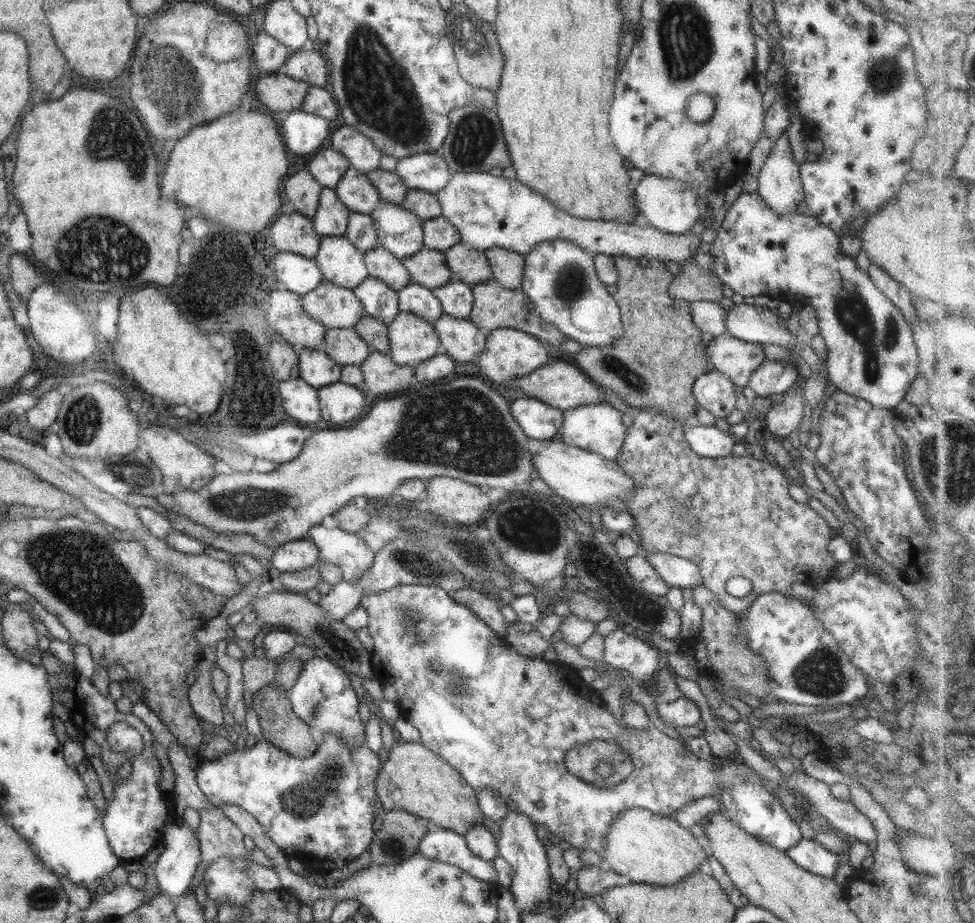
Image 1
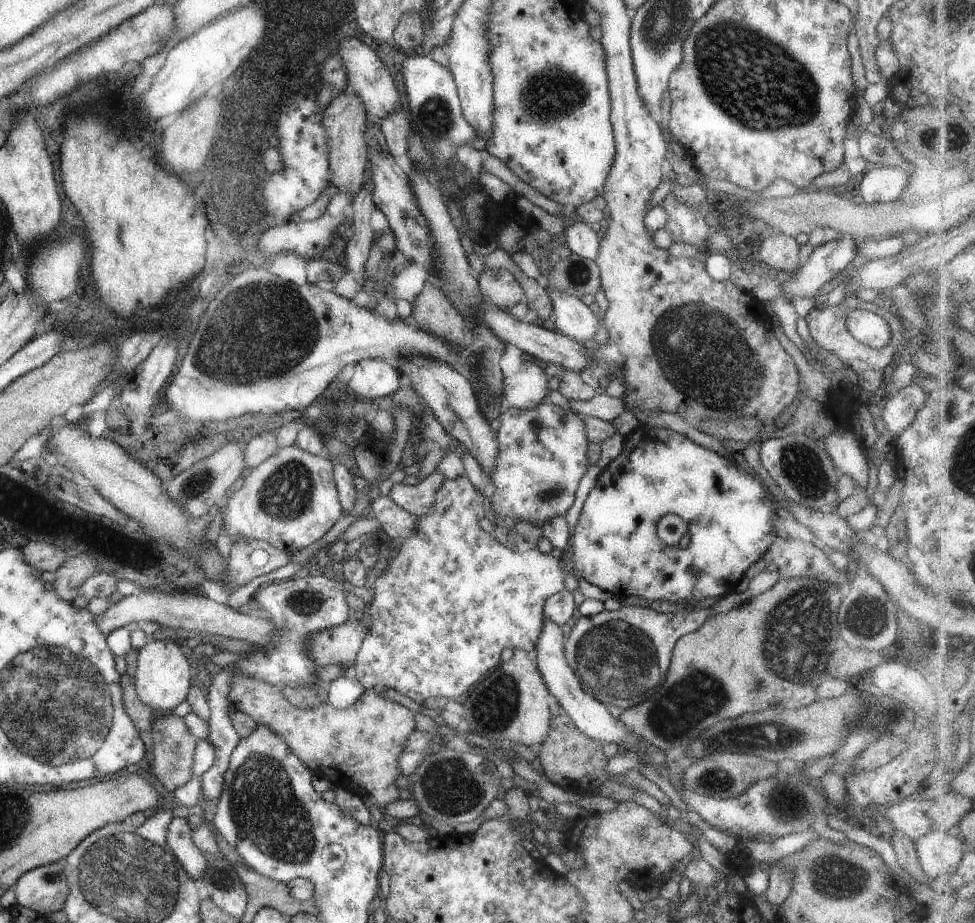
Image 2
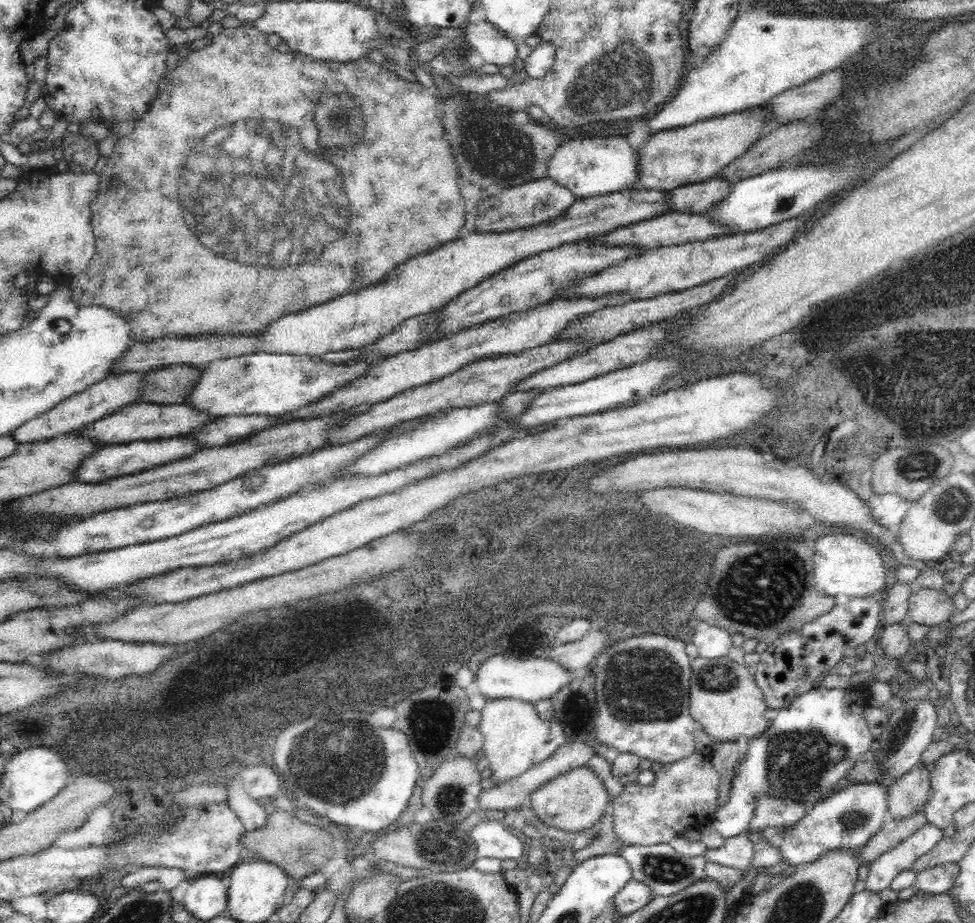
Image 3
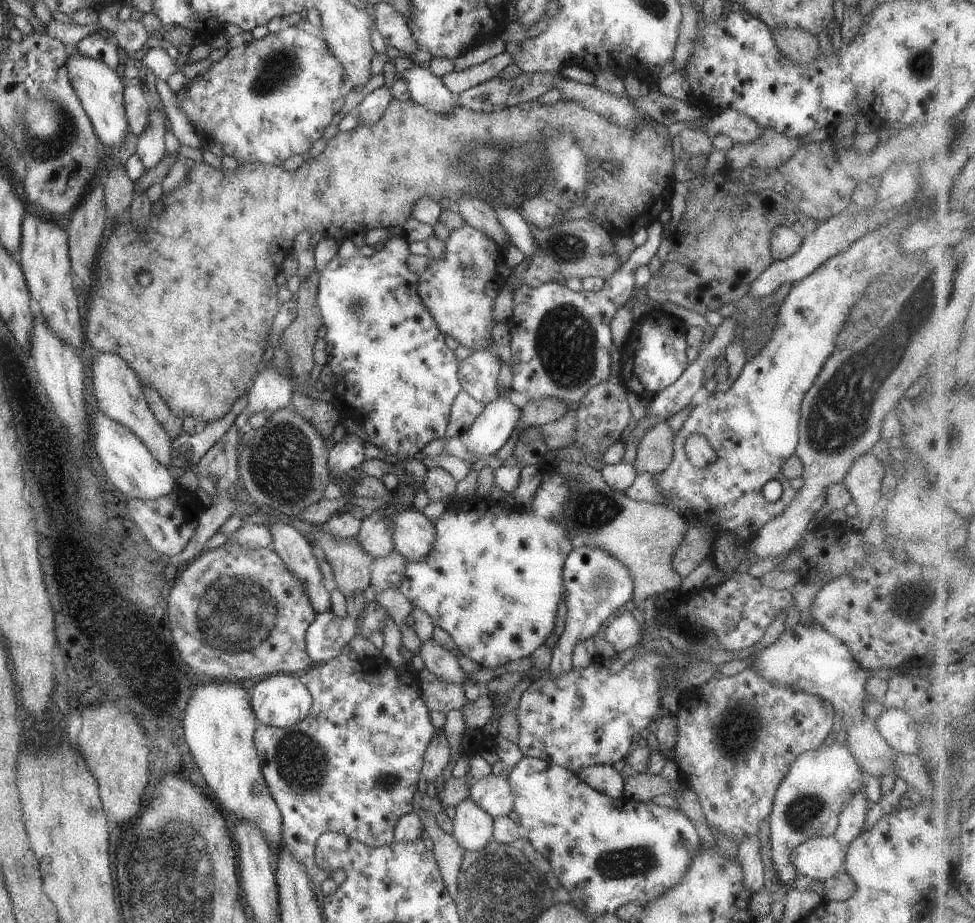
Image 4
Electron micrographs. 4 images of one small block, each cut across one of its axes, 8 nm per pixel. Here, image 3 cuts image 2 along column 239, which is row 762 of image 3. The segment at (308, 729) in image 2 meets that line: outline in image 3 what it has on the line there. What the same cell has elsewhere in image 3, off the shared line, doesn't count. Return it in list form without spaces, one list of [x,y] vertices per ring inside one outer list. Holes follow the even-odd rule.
[[[710,747],[694,750],[688,758],[662,765],[648,786],[631,783],[614,800],[613,827],[623,844],[652,846],[669,843],[686,828],[701,827],[713,820],[718,806],[719,774],[711,763]]]

